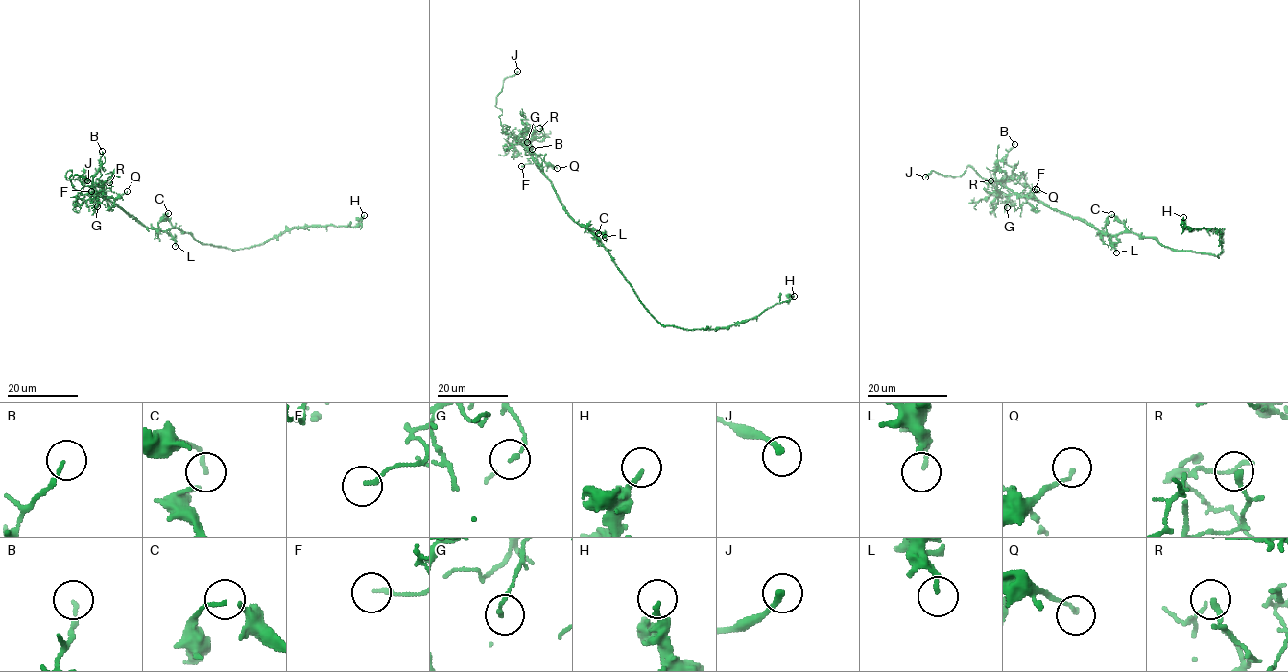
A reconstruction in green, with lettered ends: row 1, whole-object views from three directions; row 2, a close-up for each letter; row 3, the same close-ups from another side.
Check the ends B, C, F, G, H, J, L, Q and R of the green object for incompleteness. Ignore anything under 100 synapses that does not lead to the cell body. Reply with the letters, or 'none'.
J

